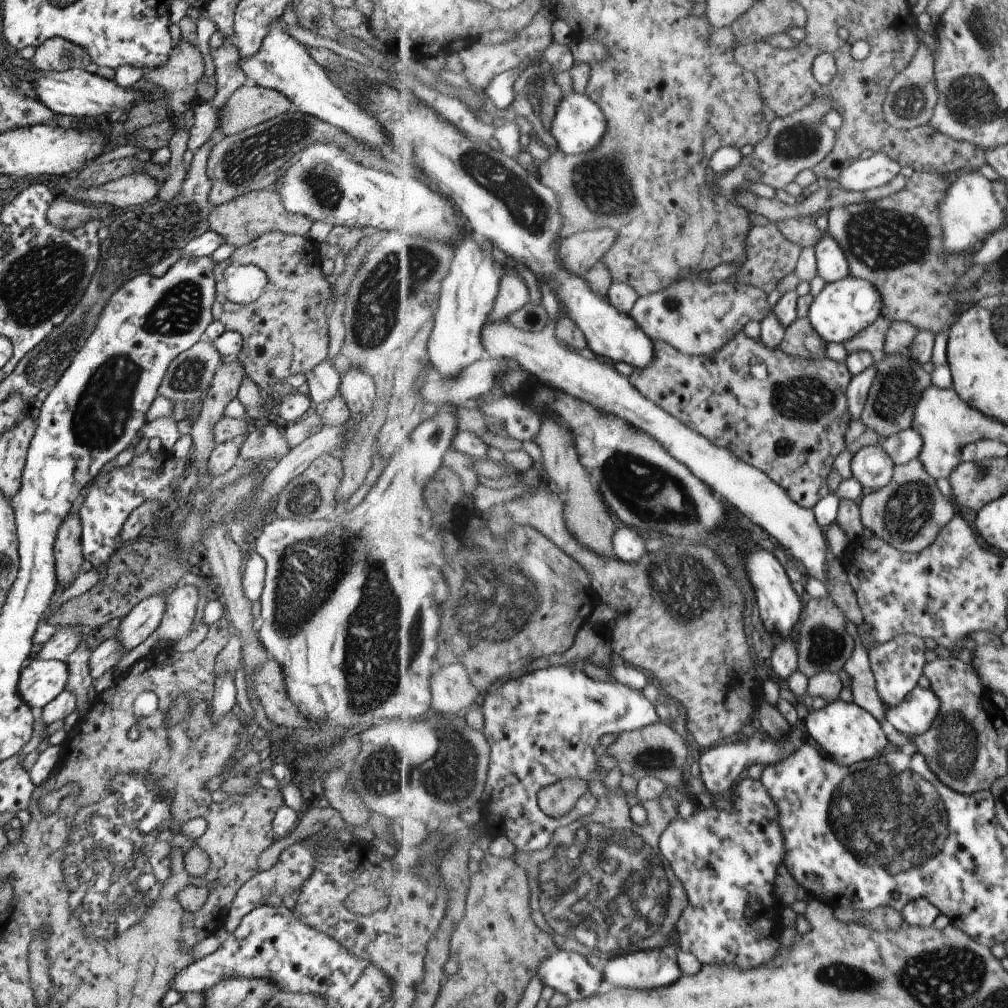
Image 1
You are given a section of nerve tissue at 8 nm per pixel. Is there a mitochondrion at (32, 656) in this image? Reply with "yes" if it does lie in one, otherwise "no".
no

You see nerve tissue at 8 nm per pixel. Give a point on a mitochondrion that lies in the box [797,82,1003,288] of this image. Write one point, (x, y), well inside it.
(882, 239)

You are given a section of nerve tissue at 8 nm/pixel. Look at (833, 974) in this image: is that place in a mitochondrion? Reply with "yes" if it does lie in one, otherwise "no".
yes

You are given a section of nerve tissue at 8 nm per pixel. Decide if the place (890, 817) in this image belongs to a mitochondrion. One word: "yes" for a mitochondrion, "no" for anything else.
yes

